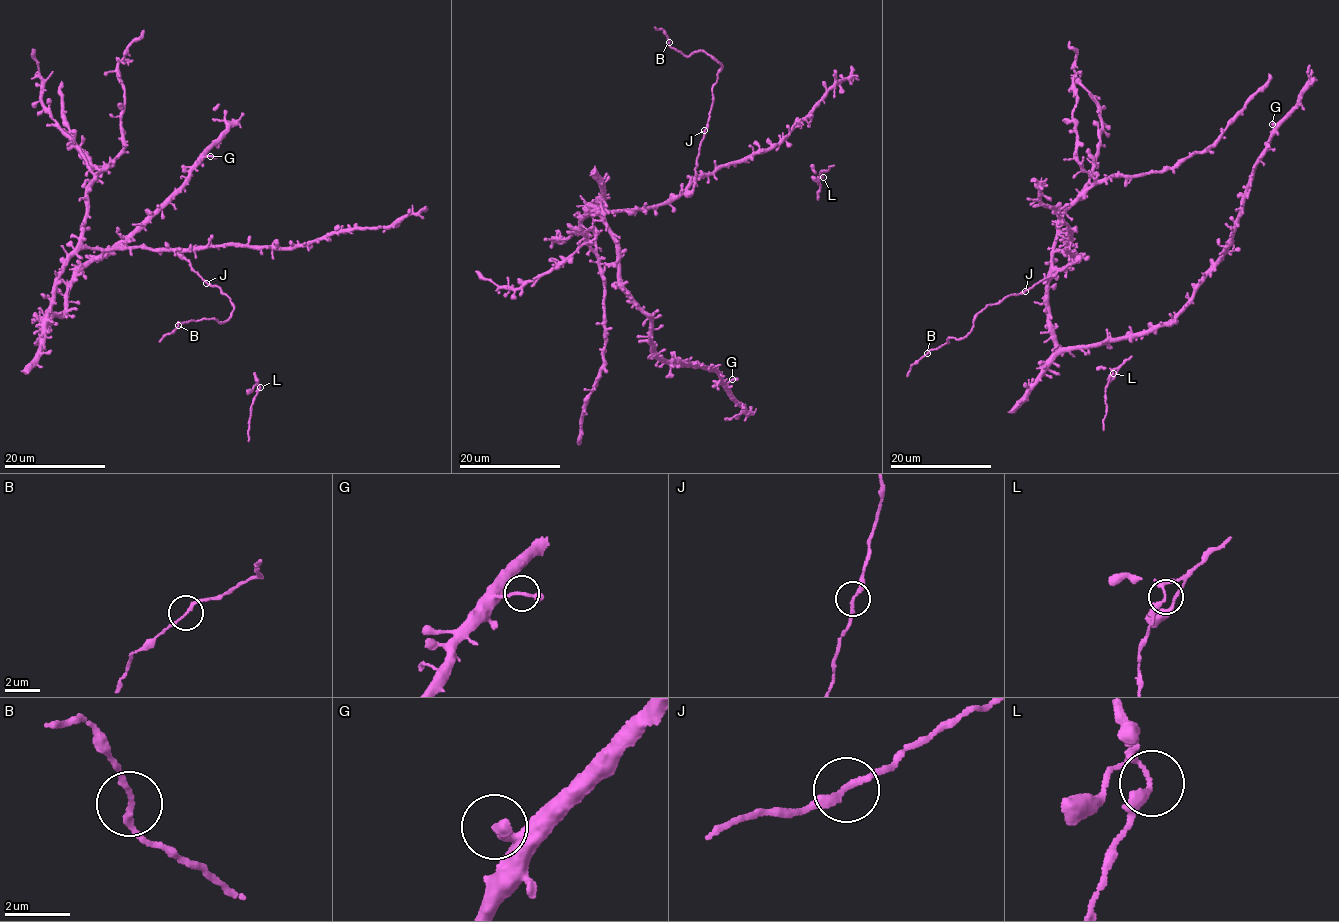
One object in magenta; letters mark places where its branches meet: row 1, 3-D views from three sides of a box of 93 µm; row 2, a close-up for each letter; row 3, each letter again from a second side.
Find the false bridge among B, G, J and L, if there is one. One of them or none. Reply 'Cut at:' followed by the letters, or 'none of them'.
Cut at: none of them

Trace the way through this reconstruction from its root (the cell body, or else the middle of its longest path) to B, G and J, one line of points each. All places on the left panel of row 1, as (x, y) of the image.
B: (46, 317), (57, 275), (79, 249), (172, 248), (220, 287), (233, 308), (222, 323), (177, 324)
G: (46, 317), (47, 324), (41, 321), (62, 313), (79, 272), (106, 256), (210, 156)
J: (46, 317), (57, 275), (66, 261), (84, 248), (177, 250), (206, 283)

